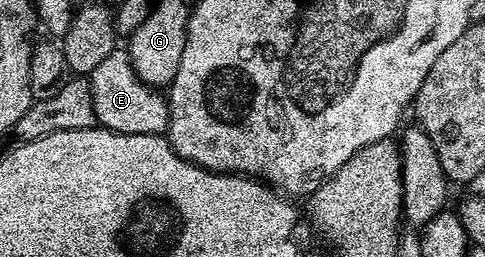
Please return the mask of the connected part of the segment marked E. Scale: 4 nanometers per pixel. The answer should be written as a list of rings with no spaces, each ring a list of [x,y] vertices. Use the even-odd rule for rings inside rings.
[[[116,47],[111,54],[106,55],[97,68],[89,75],[91,89],[93,90],[93,110],[97,114],[97,125],[107,128],[110,132],[117,134],[153,134],[154,136],[164,135],[169,126],[168,97],[163,96],[158,87],[149,85],[141,79],[133,70],[131,60],[122,47]]]

